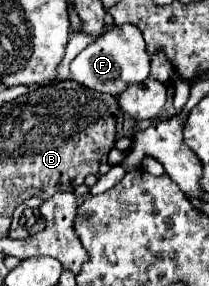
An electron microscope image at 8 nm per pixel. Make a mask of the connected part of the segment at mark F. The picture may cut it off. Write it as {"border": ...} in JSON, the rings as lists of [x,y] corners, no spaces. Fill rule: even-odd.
{"border":[[[133,24],[109,28],[81,54],[77,54],[77,58],[71,62],[71,76],[81,86],[111,96],[119,96],[127,86],[143,82],[149,76],[149,54],[145,52],[145,40],[141,30]]]}

